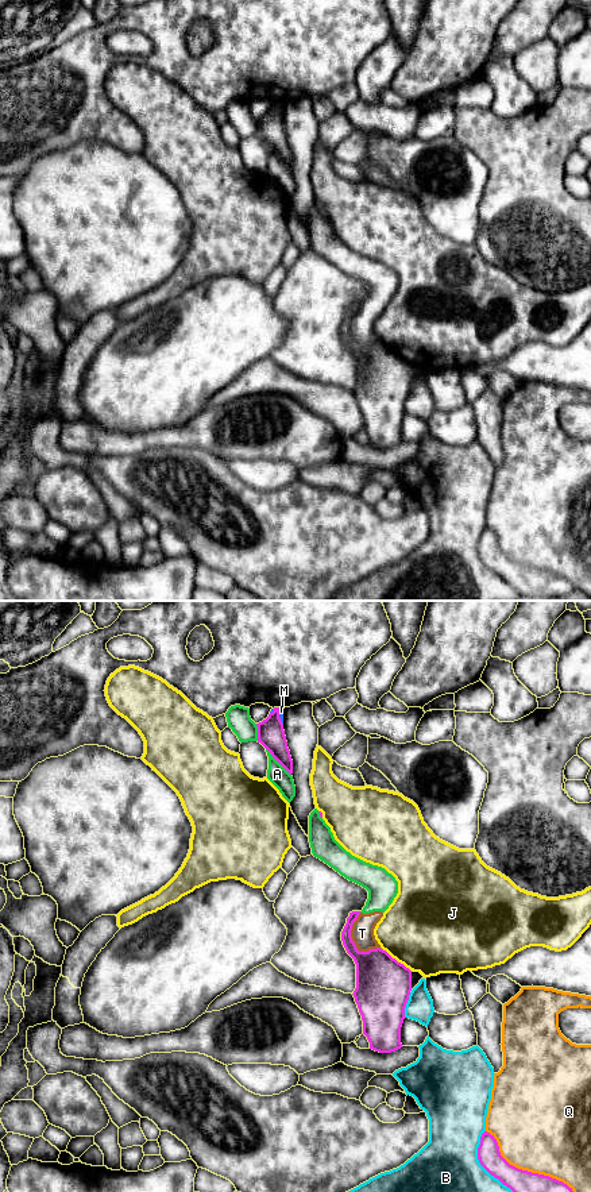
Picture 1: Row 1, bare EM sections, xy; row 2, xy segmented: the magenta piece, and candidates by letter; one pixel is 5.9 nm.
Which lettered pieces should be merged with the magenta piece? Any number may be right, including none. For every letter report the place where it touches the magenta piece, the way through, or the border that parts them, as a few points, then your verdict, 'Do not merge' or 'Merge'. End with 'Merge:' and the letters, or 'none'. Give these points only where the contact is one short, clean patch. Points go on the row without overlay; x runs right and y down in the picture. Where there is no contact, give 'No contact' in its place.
A: Touches magenta at xy (277, 155). Do not merge
B: Touches magenta at xy (483, 562). Do not merge
J: Touches magenta at xy (396, 355). Do not merge
M: Touches magenta at xy (278, 112). Boundary: xy (279, 104), (282, 119). Do not merge
Q: Touches magenta at xy (526, 566). Do not merge
T: Touches magenta at xy (354, 338). Do not merge
Merge: none

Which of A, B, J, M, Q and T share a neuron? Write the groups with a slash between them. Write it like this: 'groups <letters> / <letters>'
groups A T / B / J / M / Q

